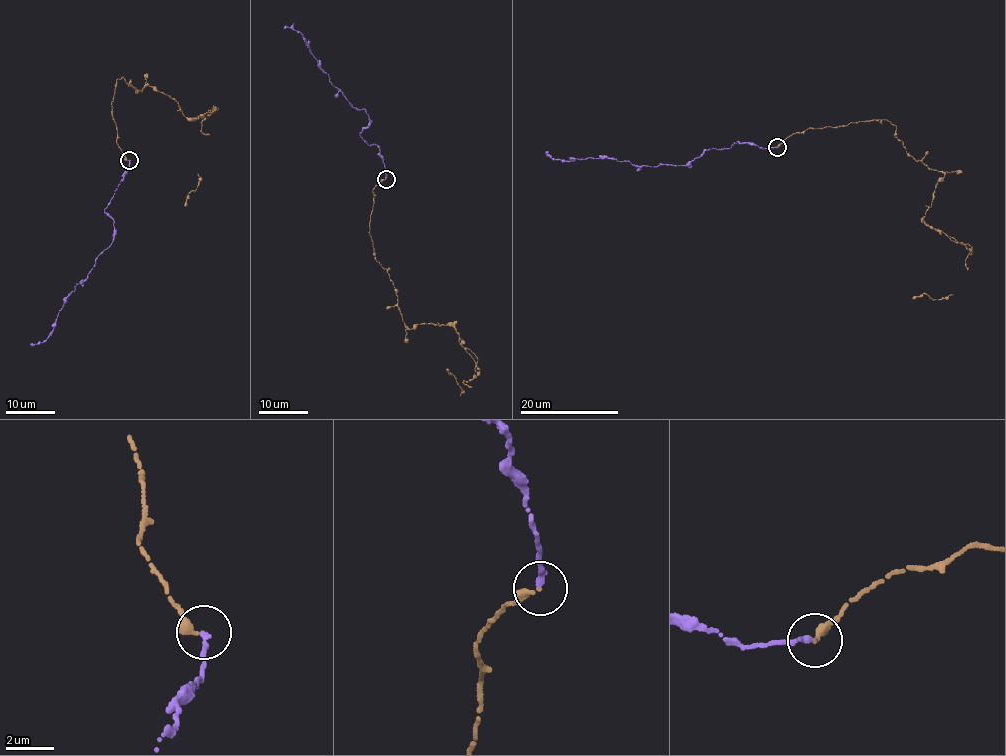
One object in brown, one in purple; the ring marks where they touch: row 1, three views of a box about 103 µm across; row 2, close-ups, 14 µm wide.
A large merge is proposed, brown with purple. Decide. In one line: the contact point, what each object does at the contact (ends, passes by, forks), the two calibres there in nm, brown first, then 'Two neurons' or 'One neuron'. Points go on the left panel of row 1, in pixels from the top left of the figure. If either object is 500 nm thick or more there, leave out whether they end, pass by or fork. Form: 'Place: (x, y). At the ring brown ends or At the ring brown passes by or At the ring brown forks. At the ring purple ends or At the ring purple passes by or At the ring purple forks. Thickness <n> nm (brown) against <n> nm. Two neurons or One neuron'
Place: (129, 160). At the ring brown ends. At the ring purple ends. Thickness 240 nm (brown) against 240 nm. One neuron

